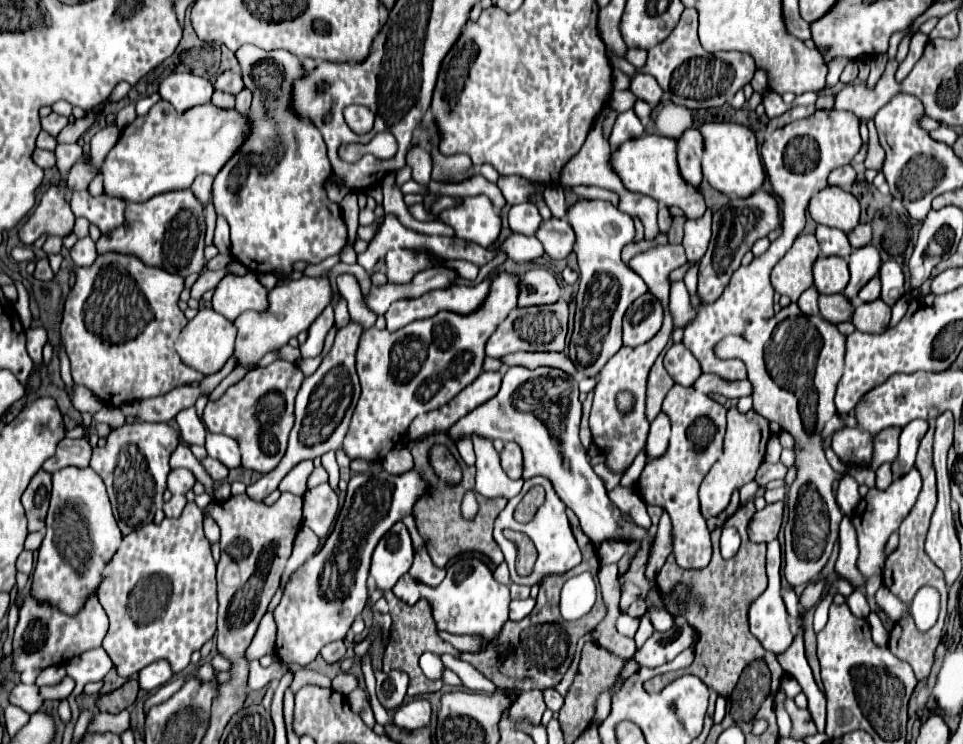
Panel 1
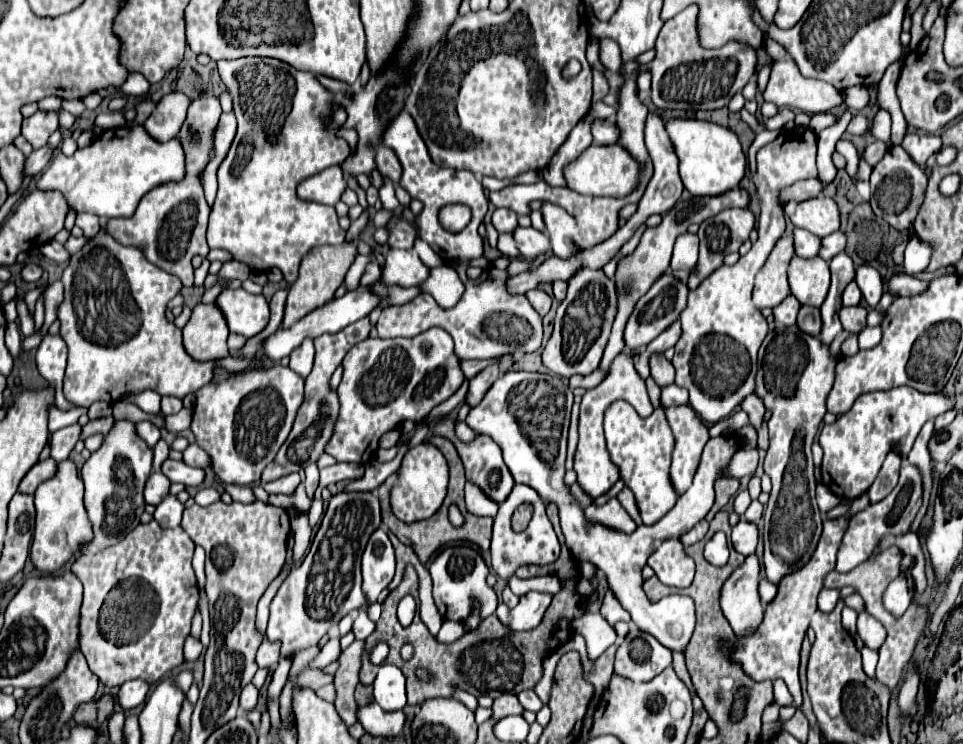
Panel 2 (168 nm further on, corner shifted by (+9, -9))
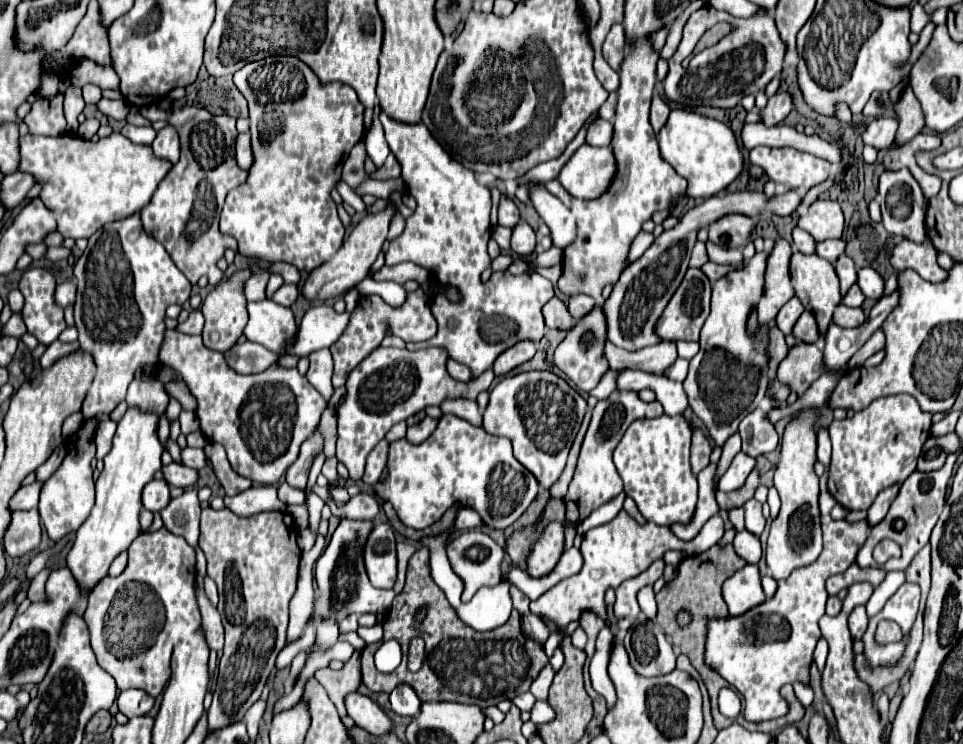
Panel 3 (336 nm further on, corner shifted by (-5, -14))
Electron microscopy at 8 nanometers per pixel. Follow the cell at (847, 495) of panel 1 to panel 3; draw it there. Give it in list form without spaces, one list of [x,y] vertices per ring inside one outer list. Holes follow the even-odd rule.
[[[823,476],[820,477],[820,511],[822,511],[822,523],[828,523],[828,521],[832,521],[832,517],[830,517],[830,511],[832,511],[832,507],[836,505],[836,499],[830,495],[830,491],[828,491],[827,487],[828,477],[824,479]]]

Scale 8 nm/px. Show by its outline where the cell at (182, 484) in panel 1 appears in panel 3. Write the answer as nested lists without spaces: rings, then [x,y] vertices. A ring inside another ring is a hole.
[[[154,479],[150,485],[144,487],[142,491],[142,503],[144,509],[156,513],[162,511],[170,503],[170,485],[164,479]]]

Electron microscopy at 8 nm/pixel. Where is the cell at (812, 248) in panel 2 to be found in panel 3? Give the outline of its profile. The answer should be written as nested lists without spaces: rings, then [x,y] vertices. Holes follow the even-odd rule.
[[[796,227],[792,231],[792,237],[794,237],[794,245],[796,245],[796,249],[800,253],[804,253],[804,255],[816,253],[816,241],[814,241],[814,237],[810,233],[806,233],[806,231],[802,231],[802,229]]]

